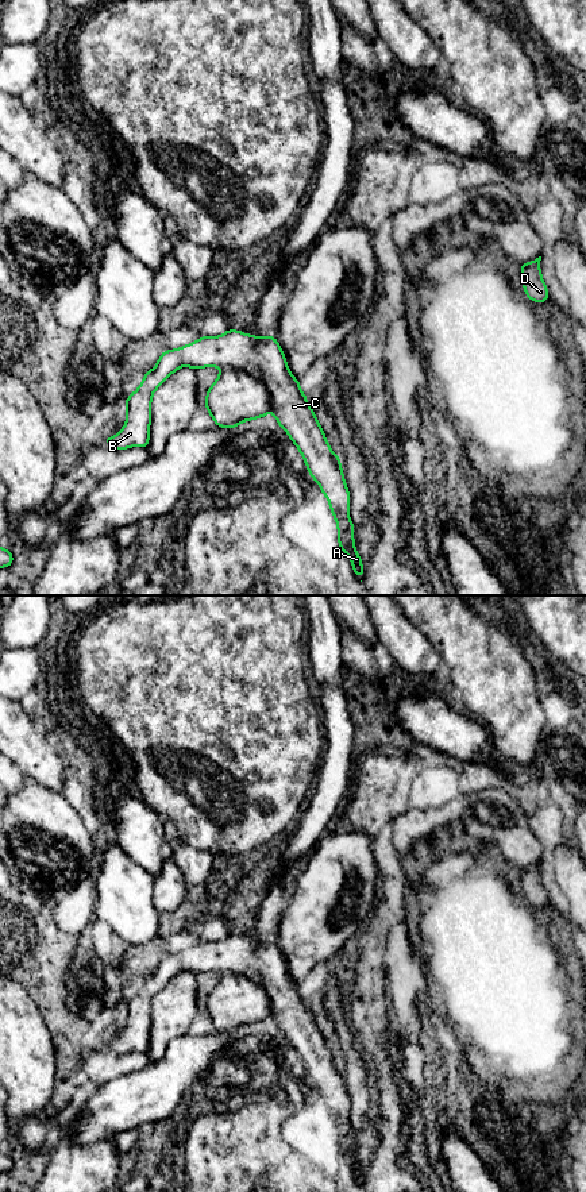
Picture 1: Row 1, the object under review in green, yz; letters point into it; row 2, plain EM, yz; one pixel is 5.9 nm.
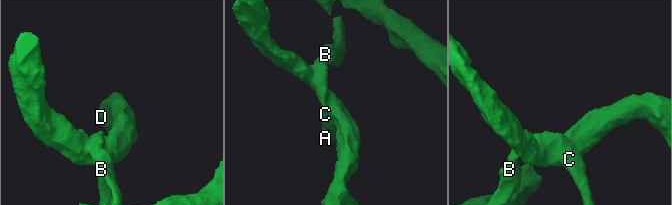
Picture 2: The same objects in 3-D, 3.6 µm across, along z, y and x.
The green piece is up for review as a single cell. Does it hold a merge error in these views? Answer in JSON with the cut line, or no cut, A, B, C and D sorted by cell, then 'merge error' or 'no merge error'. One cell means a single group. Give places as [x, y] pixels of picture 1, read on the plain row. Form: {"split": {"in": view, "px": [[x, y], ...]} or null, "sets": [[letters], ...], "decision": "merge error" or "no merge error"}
{"split": null, "sets": [["A", "B", "C", "D"]], "decision": "no merge error"}

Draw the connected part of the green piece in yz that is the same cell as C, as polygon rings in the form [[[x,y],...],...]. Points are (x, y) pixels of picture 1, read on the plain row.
[[[228,934],[216,942],[203,941],[184,952],[165,954],[157,971],[144,977],[140,991],[127,1002],[127,1025],[122,1035],[104,1042],[104,1046],[119,1056],[134,1050],[147,1054],[153,999],[182,971],[193,975],[221,973],[205,1002],[205,1012],[216,1030],[235,1033],[267,1018],[275,1021],[302,1060],[309,1080],[328,1103],[338,1130],[339,1153],[351,1164],[352,1176],[361,1184],[362,1162],[355,1156],[355,1130],[348,1120],[350,1096],[339,1060],[331,1056],[300,985],[289,976],[274,941],[257,942]]]

